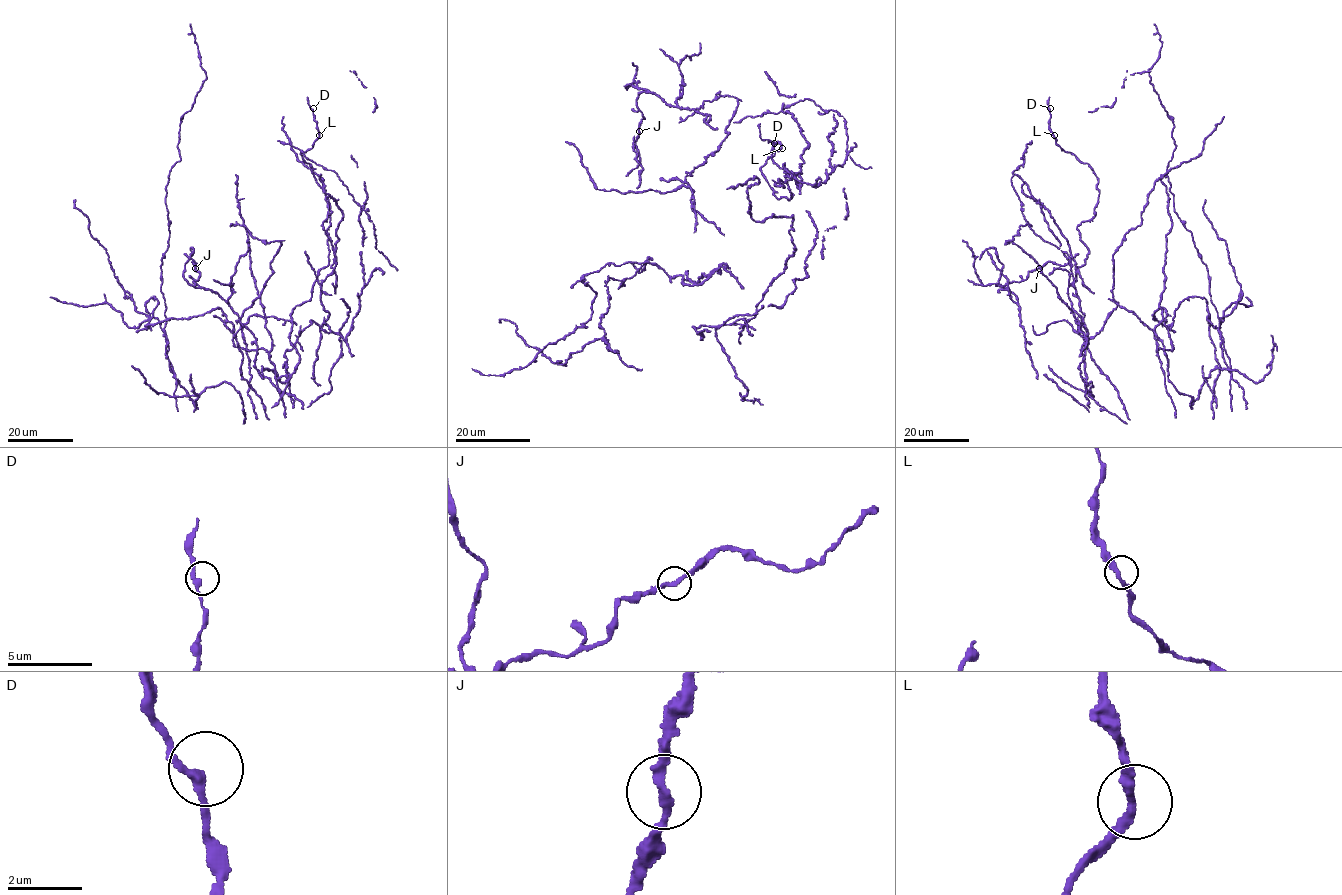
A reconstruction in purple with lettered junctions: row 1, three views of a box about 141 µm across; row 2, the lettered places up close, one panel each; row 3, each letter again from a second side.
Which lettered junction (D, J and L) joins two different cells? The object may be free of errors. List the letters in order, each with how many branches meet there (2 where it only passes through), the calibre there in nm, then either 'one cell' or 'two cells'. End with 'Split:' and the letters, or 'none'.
D: 2 | 240 nm | one cell
J: 2 | 220 nm | one cell
L: 2 | 240 nm | one cell
Split: none

